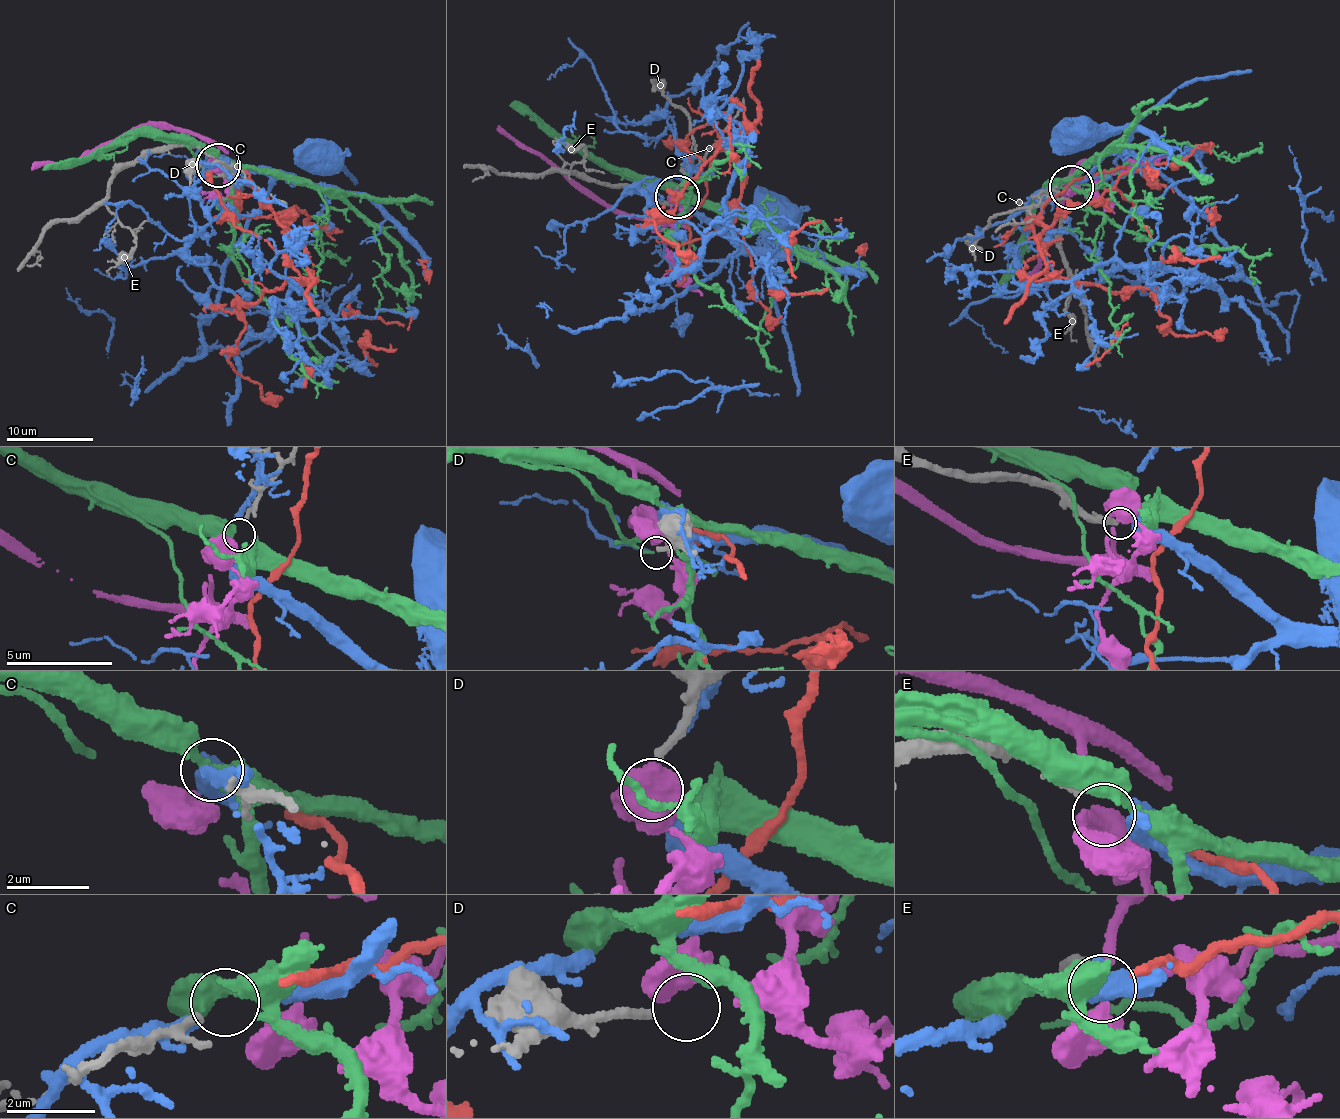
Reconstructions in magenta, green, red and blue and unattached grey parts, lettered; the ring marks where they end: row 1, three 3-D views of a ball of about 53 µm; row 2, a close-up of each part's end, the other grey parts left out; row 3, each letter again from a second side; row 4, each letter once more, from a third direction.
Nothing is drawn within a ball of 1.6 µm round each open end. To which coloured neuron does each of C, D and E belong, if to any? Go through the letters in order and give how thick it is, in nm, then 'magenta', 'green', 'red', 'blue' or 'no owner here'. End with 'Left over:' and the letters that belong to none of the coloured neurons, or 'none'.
C: 120 nm thick; green
D: 200 nm thick; magenta
E: 400 nm thick; blue
Left over: none

